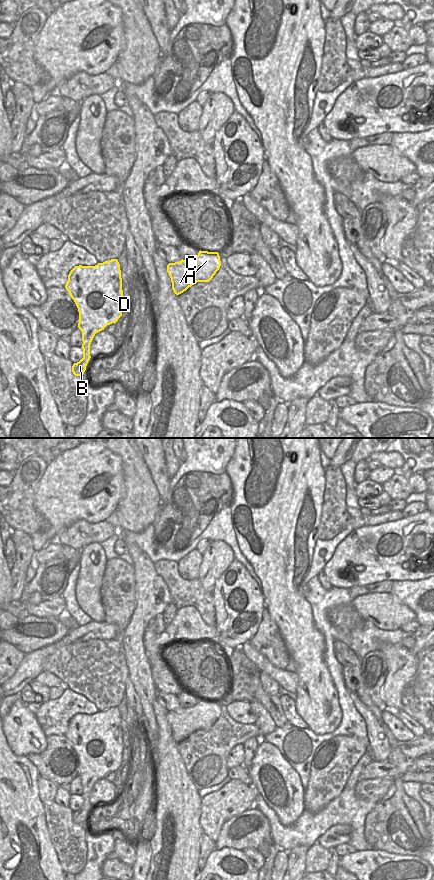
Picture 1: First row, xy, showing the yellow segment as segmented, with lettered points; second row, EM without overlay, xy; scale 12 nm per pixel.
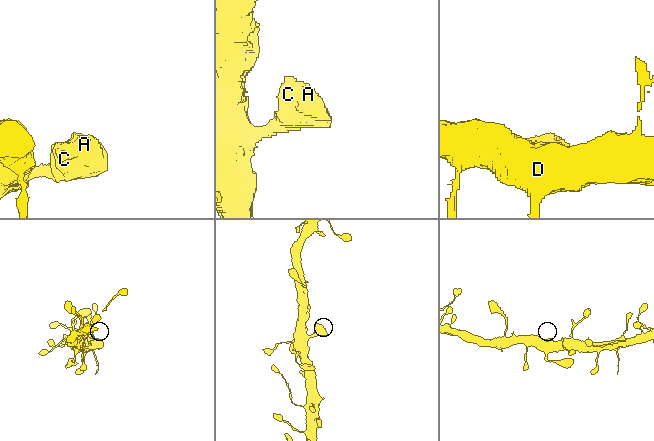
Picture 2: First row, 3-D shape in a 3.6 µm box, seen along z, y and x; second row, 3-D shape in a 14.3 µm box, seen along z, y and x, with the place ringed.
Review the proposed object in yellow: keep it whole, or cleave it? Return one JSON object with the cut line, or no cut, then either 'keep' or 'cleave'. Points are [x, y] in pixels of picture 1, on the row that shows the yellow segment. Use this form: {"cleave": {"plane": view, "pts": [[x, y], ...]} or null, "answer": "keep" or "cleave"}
{"cleave": null, "answer": "keep"}

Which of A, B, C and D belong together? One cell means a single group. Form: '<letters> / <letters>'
A B C D

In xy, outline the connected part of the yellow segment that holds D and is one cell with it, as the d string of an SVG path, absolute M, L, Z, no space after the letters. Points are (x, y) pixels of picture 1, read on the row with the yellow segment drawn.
M117 259L95 266L75 266L65 285L78 312L78 328L82 332L83 358L74 363L72 372L81 376L91 358L90 344L96 333L116 323L122 316L123 290L120 264Z

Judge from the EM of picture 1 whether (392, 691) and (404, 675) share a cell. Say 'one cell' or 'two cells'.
one cell

